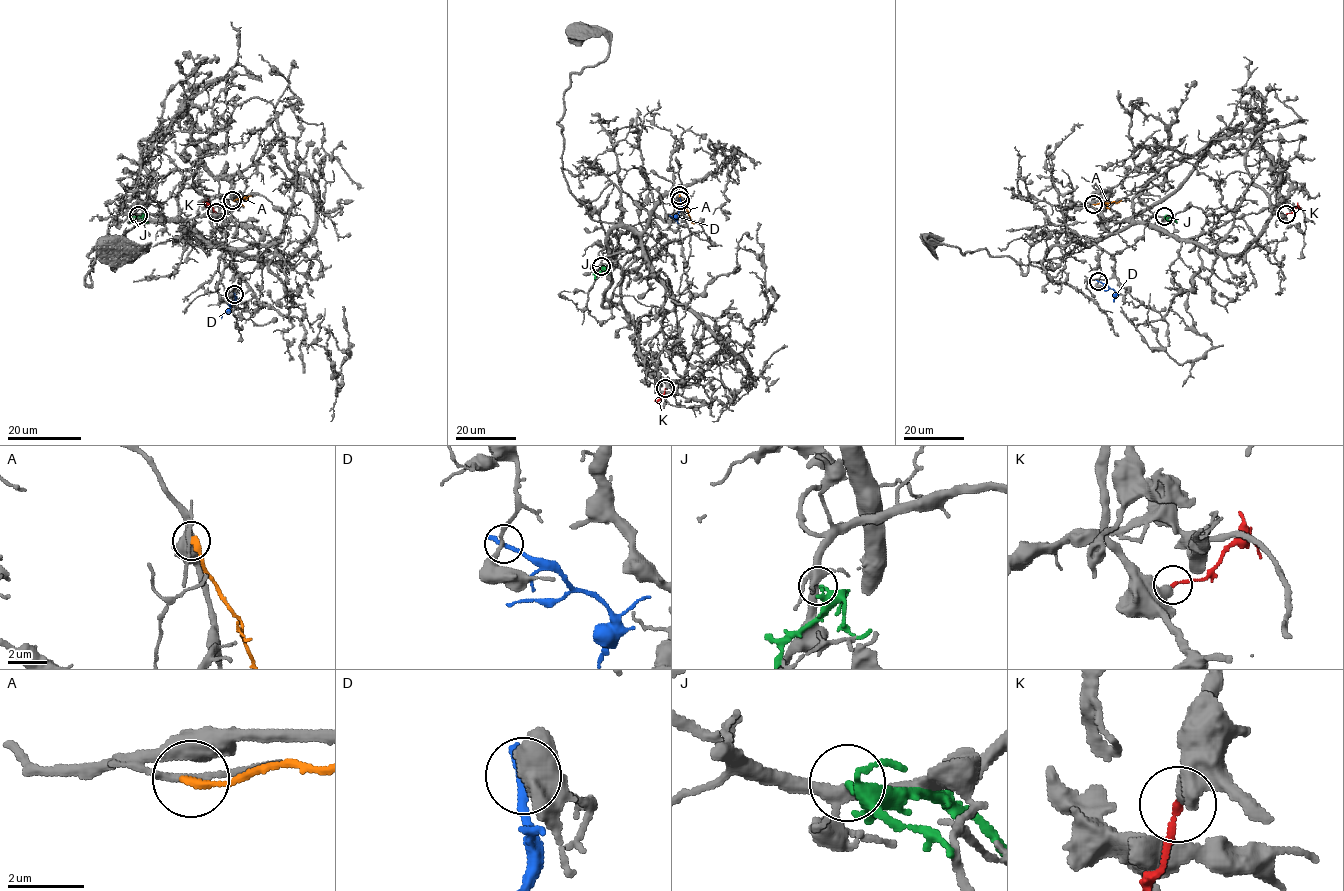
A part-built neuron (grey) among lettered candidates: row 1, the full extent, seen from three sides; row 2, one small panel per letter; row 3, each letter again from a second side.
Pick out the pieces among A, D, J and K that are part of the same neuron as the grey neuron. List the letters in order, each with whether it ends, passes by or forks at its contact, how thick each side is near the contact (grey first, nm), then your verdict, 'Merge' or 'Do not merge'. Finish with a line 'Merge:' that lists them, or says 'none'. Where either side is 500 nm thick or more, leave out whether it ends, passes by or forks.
A: It ends there. Thickness 180 nm (grey) against 240 nm. Do not merge
D: It ends there. Thickness 190 nm (grey) against 320 nm. Do not merge
J: It ends there. Thickness 320 nm (grey) against 240 nm. Do not merge
K: It ends there. Thickness 340 nm (grey) against 190 nm. Merge
Merge: K

